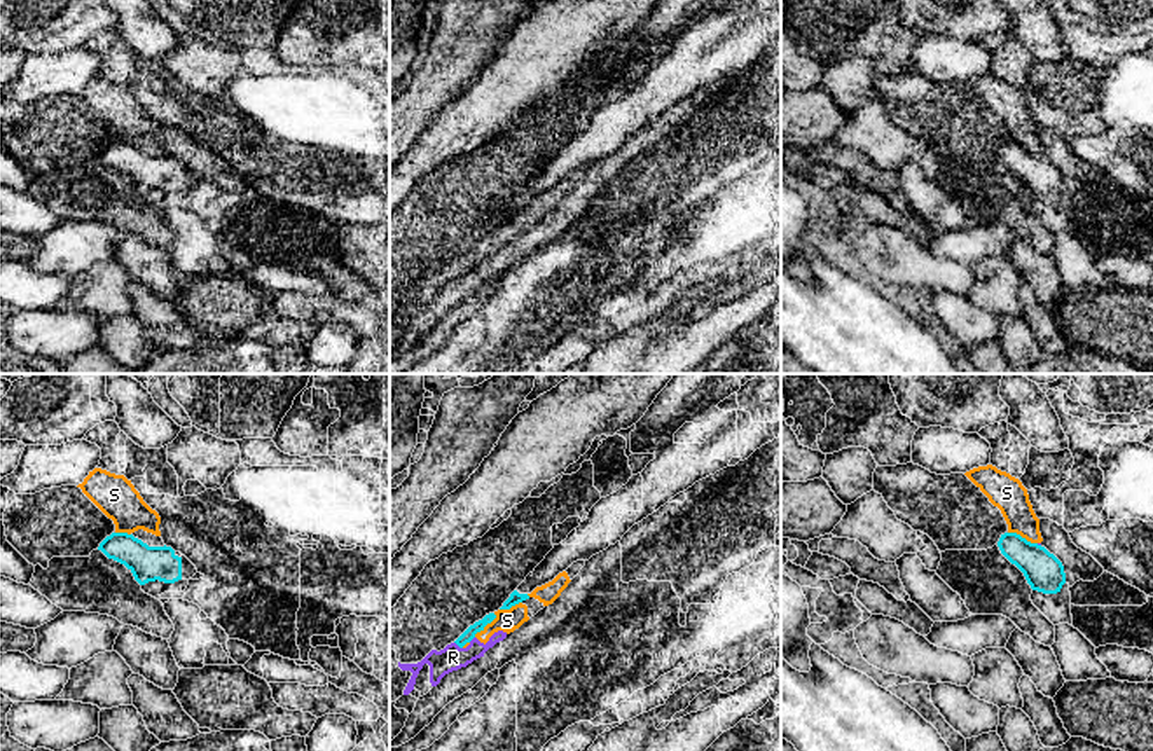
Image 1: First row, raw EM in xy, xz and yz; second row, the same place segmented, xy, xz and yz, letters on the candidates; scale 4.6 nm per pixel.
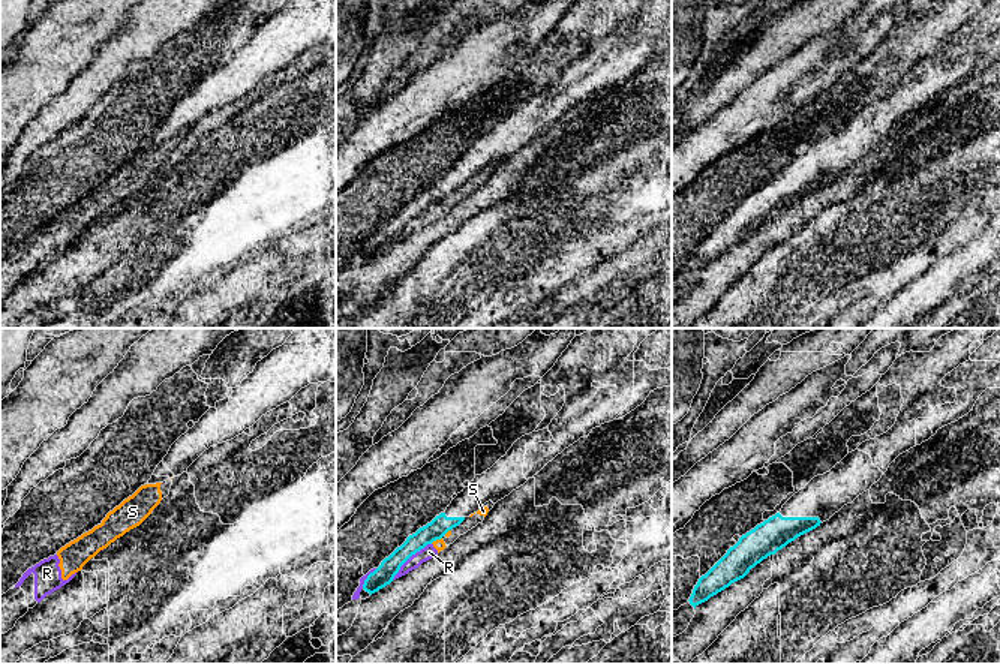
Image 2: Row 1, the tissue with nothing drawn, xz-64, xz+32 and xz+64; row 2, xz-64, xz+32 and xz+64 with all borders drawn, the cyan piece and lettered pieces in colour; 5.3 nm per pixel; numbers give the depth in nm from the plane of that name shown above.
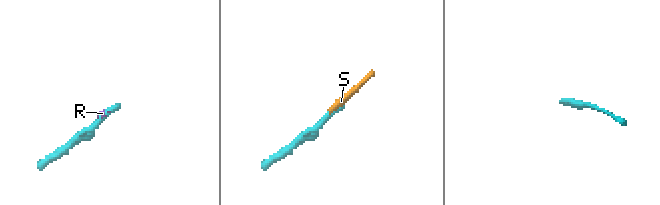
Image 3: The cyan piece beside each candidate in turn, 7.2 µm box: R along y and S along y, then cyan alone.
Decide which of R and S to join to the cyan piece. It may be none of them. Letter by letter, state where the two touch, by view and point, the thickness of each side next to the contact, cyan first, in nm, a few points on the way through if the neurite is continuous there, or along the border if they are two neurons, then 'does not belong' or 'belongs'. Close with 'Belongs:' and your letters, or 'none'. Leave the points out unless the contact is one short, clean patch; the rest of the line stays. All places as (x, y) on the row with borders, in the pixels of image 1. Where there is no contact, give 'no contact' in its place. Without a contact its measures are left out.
R: meets cyan in xz at (458, 645); 60 nm thick on the cyan side, 120 nm on the other; does not belong
S: meets cyan in xz at (486, 624); 60 nm thick on the cyan side, 110 nm on the other; border along xz (495, 613), (474, 636); does not belong
Belongs: none

